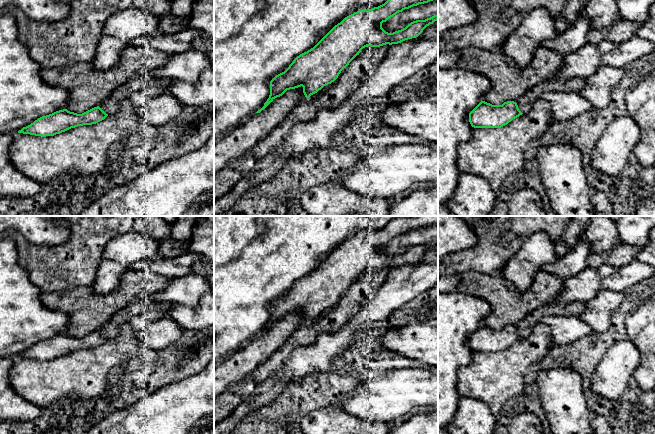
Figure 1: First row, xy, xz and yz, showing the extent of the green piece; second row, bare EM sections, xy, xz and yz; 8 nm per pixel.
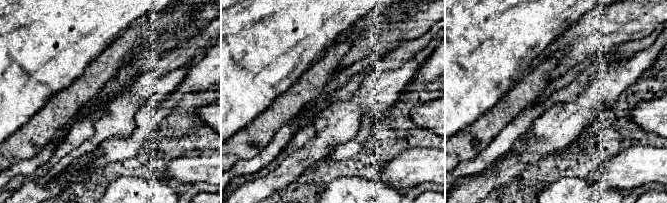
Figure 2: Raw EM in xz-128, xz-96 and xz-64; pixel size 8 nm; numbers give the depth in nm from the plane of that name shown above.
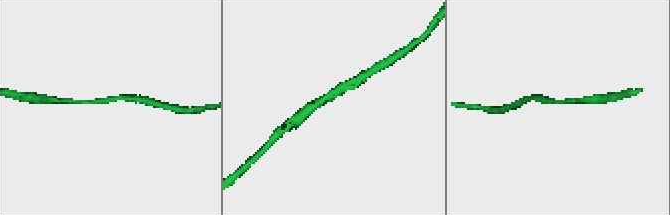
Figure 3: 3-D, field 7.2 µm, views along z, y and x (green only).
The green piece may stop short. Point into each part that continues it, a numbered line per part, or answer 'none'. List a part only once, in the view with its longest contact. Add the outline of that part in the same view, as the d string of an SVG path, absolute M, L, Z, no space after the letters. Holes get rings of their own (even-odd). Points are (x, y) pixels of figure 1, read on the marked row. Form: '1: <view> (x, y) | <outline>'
none

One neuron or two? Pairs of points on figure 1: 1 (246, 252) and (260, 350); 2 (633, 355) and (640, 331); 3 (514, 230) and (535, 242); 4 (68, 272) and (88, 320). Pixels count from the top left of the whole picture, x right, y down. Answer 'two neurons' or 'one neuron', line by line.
1: two neurons
2: two neurons
3: two neurons
4: two neurons

